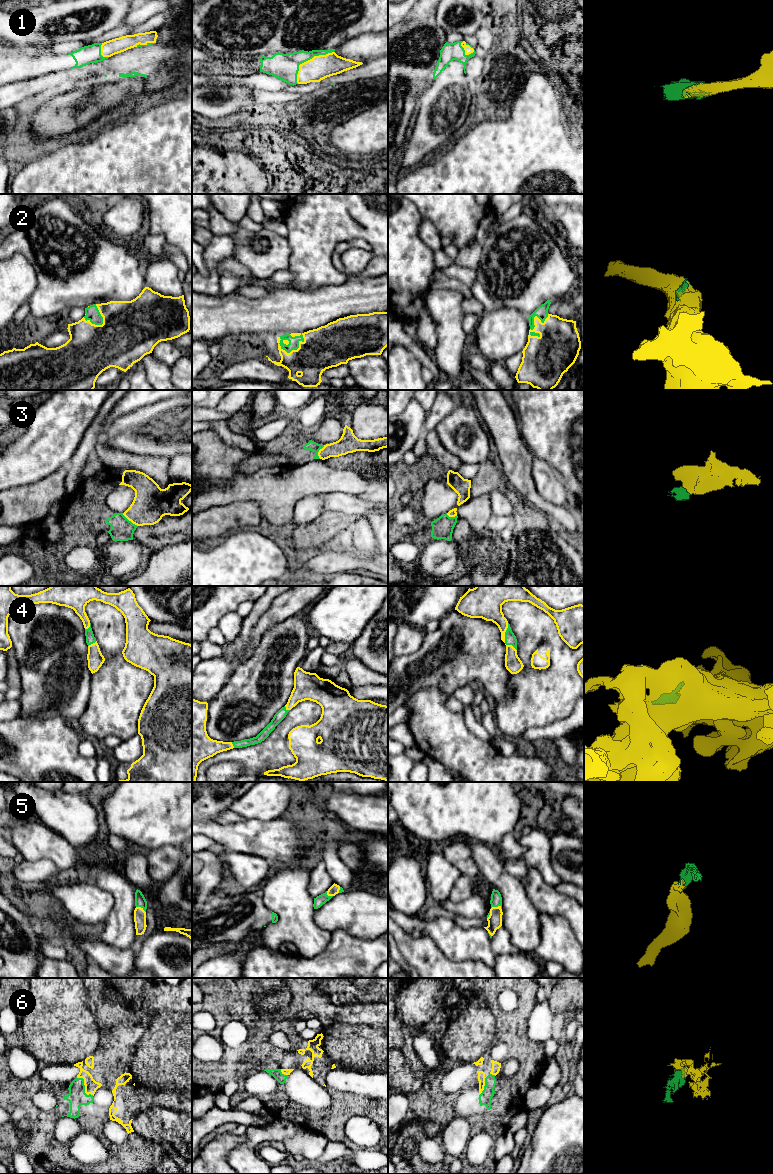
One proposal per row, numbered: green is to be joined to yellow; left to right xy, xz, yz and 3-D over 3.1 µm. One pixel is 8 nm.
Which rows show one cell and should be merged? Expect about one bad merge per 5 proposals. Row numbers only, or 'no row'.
1, 2, 3, 4, 5, 6

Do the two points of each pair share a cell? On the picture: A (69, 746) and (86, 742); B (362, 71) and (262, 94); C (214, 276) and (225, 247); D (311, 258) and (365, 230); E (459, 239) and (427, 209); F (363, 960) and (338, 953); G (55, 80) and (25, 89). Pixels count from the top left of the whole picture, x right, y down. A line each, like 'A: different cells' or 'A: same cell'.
A: different cells
B: same cell
C: same cell
D: same cell
E: same cell
F: same cell
G: same cell

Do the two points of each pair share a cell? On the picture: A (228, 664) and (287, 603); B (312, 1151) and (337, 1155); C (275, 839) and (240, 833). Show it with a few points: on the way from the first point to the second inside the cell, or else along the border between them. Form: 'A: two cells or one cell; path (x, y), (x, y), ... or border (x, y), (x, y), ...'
A: one cell; path (244, 648), (256, 637), (257, 632), (271, 618)
B: two cells; border (328, 1141), (323, 1152), (316, 1159)
C: one cell; path (266, 838), (249, 836)

